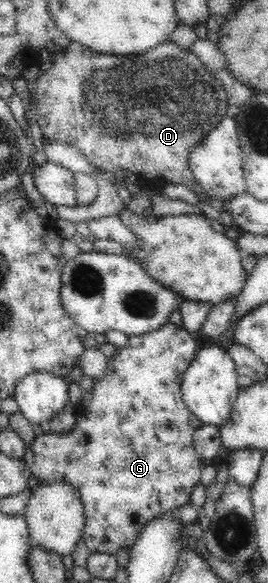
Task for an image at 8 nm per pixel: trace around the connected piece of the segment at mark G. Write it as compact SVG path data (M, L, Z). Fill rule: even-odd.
M169 321L166 322L166 325L161 325L158 329L152 331L152 333L128 336L128 343L124 347L118 348L116 355L107 358L106 373L101 378L94 380L92 389L89 392L83 393L84 411L80 411L78 415L75 415L76 423L74 427L59 434L52 433L49 430L36 434L34 441L25 447L23 460L30 468L31 475L34 475L42 483L50 483L50 481L69 482L74 489L77 489L77 493L81 494L85 510L85 528L81 539L92 553L106 553L116 556L119 549L132 548L146 523L160 514L165 514L166 511L177 511L182 505L190 502L190 495L199 483L202 470L208 464L198 455L193 444L197 423L184 403L181 394L181 379L189 368L189 363L193 360L194 354L197 353L196 349L198 349L198 341L194 339L192 332Z

